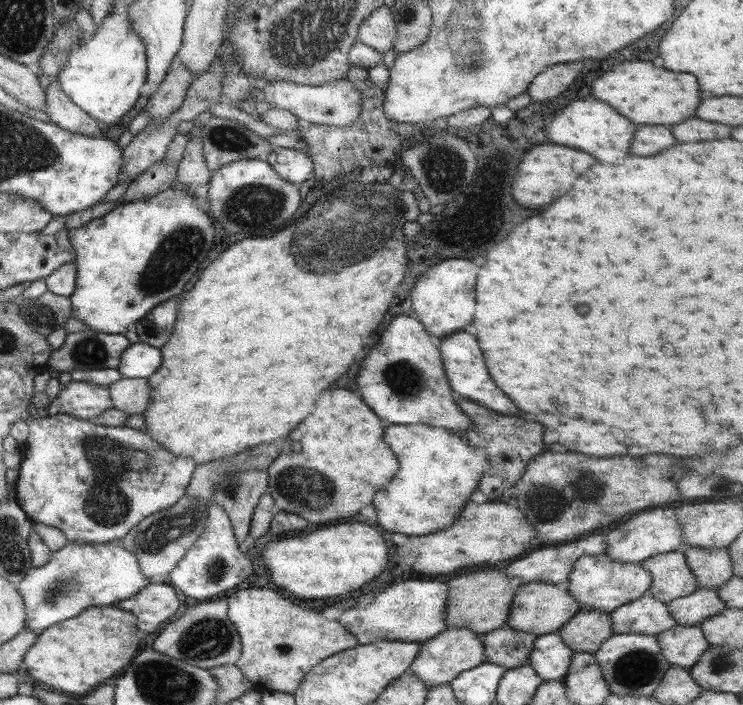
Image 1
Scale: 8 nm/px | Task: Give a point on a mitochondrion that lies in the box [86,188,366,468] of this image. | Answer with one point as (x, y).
(179, 252)

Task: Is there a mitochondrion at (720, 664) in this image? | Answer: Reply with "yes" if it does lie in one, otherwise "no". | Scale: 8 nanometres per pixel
yes

